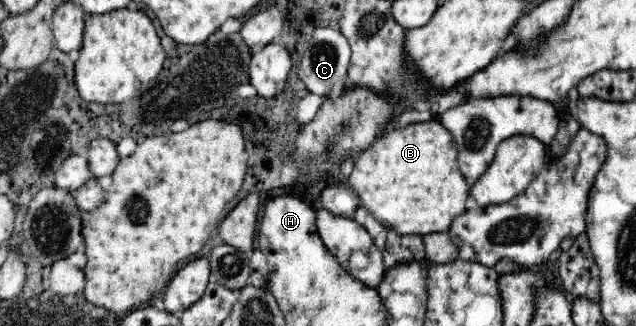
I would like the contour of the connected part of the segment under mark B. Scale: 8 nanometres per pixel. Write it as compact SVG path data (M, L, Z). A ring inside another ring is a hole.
M436 121L414 123L384 135L368 149L364 149L354 161L354 169L346 181L348 186L352 187L352 191L356 191L358 197L362 197L361 205L364 205L378 221L400 225L400 227L392 227L394 231L402 235L420 234L421 236L446 232L450 229L454 217L464 213L464 201L468 199L470 193L468 183L458 169L456 157L458 157L458 149L454 149L452 133L448 133L444 125Z

